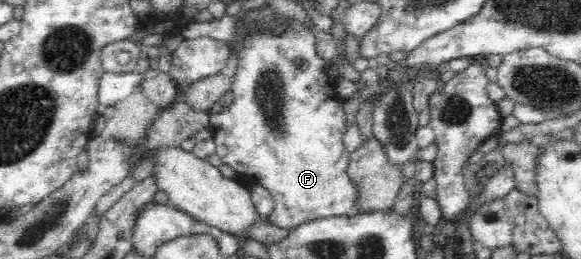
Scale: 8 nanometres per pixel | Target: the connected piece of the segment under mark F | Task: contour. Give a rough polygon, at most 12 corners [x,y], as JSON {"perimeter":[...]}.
{"perimeter":[[315,33],[241,44],[216,154],[292,229],[356,212]]}

